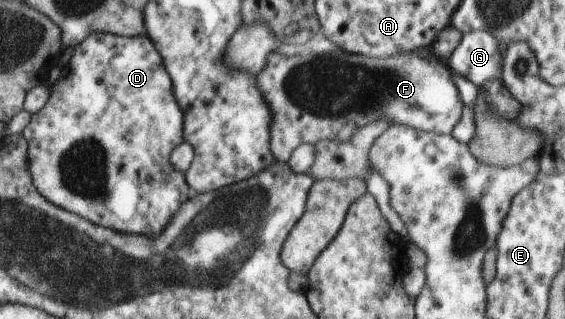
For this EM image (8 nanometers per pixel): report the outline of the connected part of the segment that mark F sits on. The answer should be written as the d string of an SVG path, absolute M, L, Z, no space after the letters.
M343 50L321 56L285 56L281 52L273 52L266 68L258 74L258 83L274 112L271 146L276 160L282 163L288 163L294 151L303 143L317 145L327 140L337 143L355 140L357 129L376 120L392 120L392 125L452 135L462 121L464 112L461 92L454 82L454 73L446 62L439 58L419 58L416 53L374 58L357 56L356 53L347 54Z

